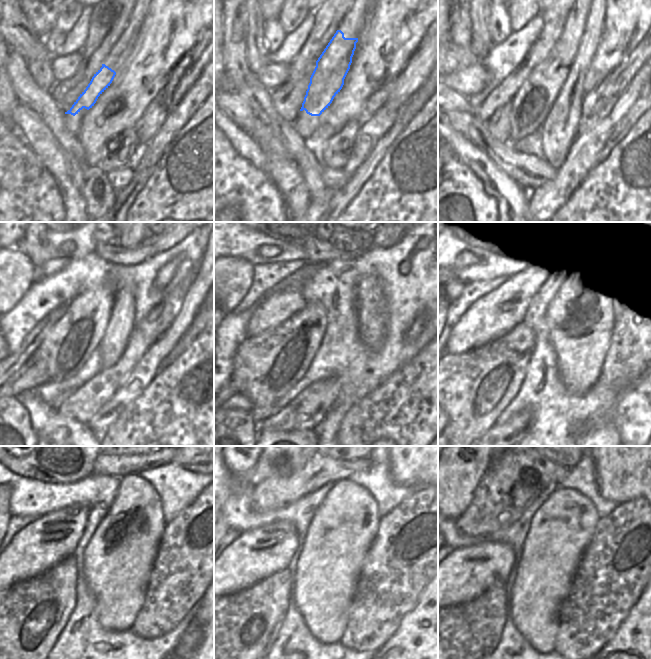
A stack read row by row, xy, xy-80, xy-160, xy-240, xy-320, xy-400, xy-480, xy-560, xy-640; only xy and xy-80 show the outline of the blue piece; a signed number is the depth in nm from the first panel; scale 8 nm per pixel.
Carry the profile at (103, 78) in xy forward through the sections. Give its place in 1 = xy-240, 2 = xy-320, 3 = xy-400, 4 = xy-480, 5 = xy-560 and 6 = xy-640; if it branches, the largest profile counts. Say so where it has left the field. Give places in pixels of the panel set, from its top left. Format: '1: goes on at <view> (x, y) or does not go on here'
1: goes on at xy-240 (66, 347)
2: goes on at xy-320 (266, 366)
3: goes on at xy-400 (473, 388)
4: goes on at xy-480 (10, 631)
5: goes on at xy-560 (234, 633)
6: goes on at xy-640 (458, 638)

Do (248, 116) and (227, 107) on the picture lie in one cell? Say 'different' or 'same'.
same

